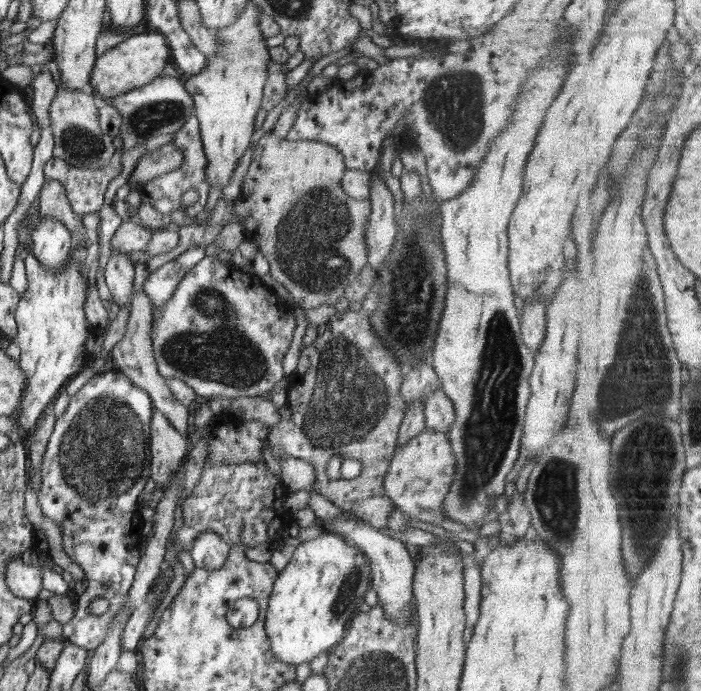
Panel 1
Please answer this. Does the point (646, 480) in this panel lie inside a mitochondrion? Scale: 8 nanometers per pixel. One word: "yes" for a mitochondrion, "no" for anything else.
yes

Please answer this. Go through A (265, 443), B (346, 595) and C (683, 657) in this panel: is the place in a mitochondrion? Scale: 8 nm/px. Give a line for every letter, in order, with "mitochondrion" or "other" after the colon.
A: other
B: mitochondrion
C: mitochondrion

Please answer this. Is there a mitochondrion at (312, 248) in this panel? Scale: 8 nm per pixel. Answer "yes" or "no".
yes

